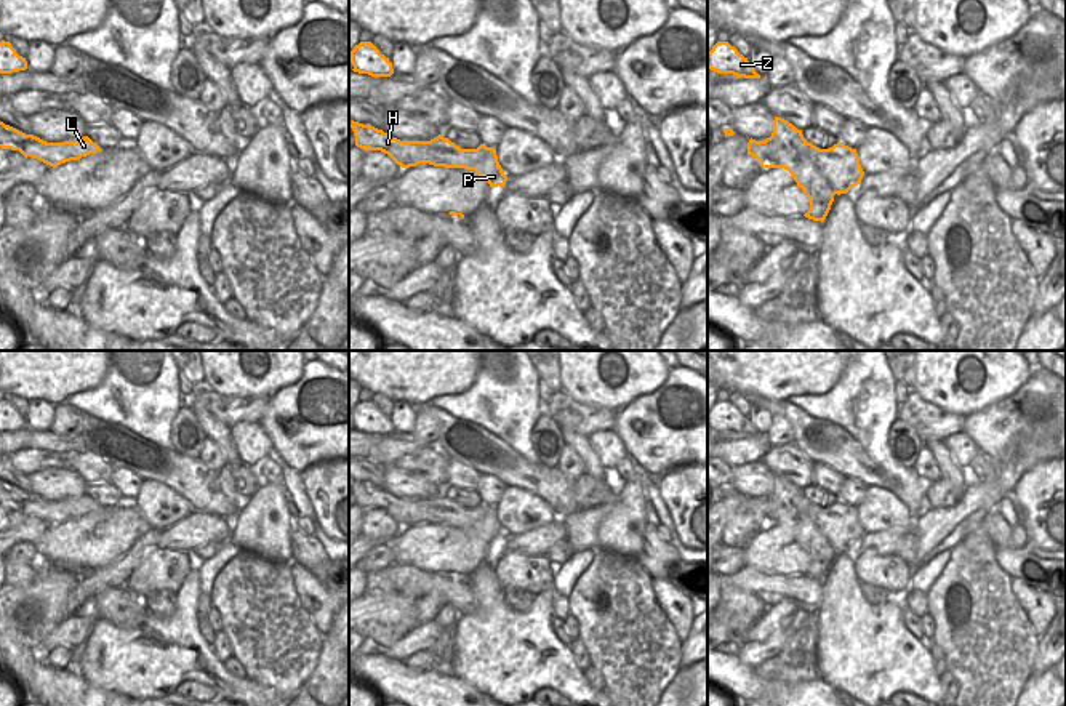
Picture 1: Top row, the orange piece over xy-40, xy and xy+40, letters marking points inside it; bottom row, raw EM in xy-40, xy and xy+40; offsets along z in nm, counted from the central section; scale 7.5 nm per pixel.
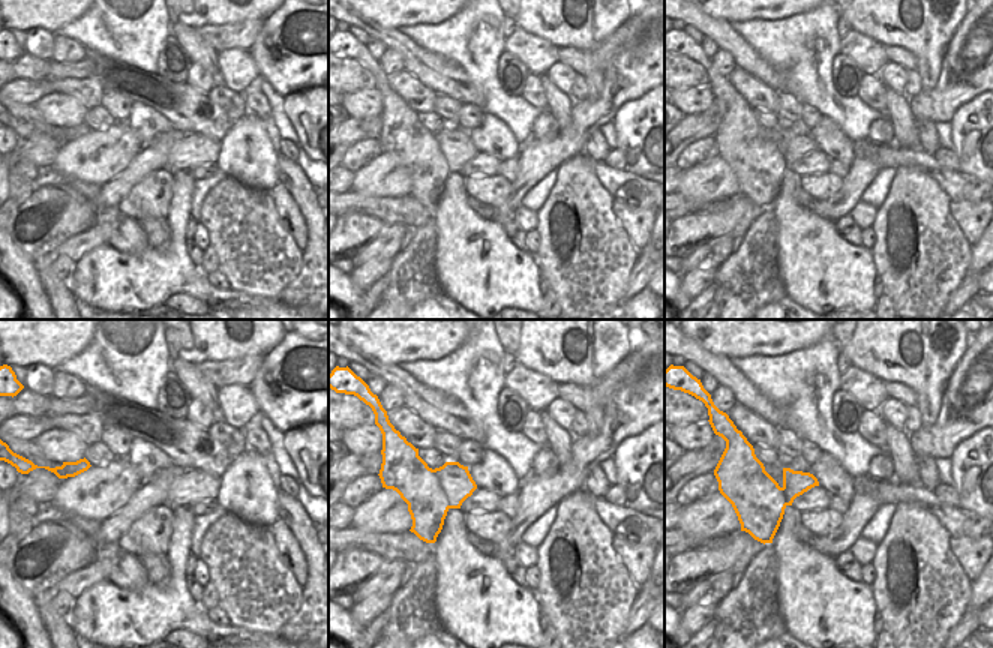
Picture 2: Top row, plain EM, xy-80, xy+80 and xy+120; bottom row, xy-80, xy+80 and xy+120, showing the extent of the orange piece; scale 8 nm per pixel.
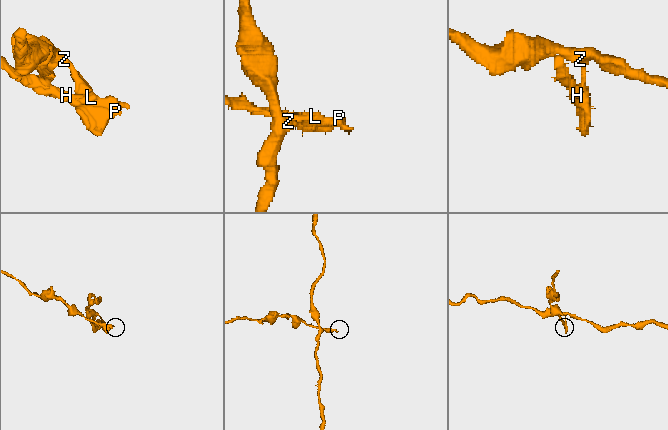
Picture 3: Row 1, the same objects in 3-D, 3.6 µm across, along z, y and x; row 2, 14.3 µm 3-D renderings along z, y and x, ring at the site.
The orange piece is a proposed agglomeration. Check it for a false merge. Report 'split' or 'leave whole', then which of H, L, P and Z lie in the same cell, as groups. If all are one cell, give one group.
split; H L P / Z

